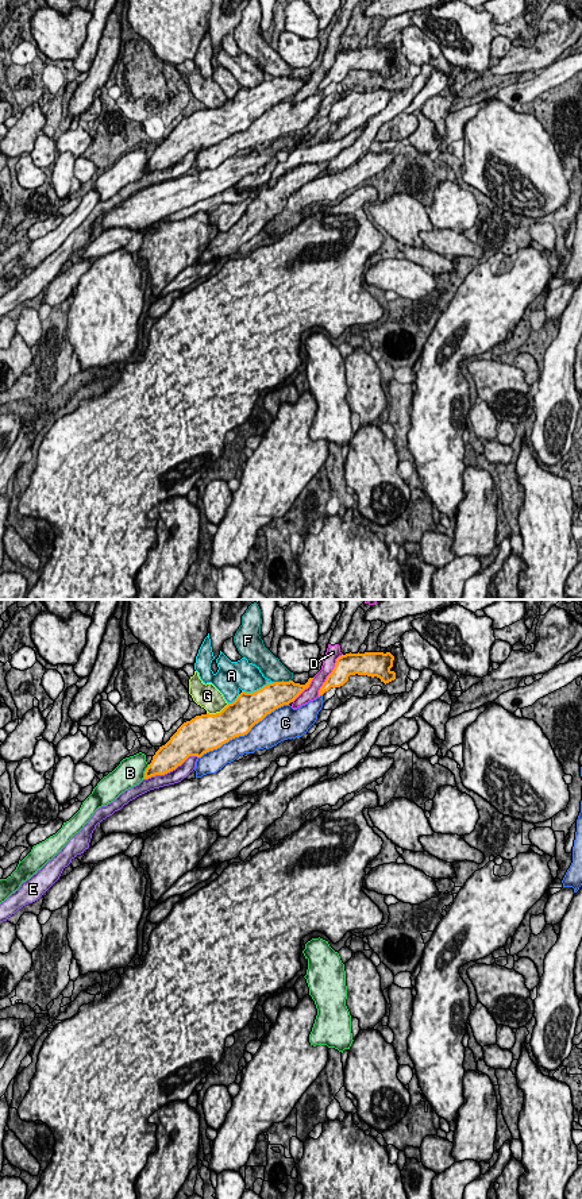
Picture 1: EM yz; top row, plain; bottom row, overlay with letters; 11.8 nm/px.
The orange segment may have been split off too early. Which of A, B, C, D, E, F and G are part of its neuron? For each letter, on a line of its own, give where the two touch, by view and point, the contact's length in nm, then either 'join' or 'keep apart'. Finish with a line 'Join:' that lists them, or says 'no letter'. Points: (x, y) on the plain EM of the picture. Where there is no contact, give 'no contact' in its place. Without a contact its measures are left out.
A: yz (257, 85) | 400 nm | keep apart
B: yz (145, 166) | 190 nm | keep apart
C: yz (243, 130) | 1250 nm | keep apart
D: yz (328, 70) | 600 nm | keep apart
E: yz (170, 165) | 700 nm | join
F: yz (282, 76) | 220 nm | keep apart
G: yz (218, 108) | 300 nm | keep apart
Join: E

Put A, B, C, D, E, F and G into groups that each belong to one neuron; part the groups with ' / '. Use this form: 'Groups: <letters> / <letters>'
Groups: A G / B / C / D / E / F

